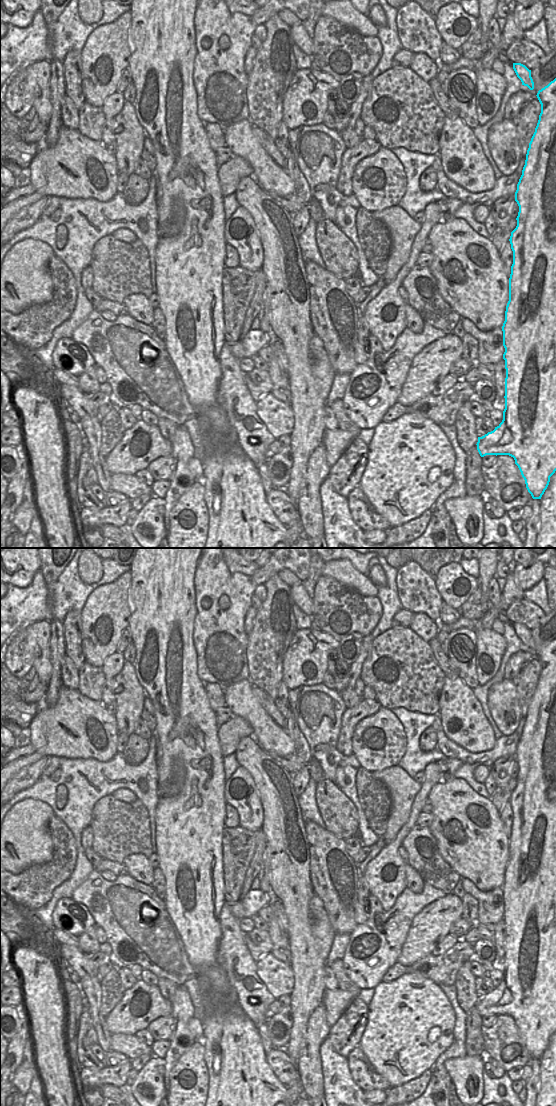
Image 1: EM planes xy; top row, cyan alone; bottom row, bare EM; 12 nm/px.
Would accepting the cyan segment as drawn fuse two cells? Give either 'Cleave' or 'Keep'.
Keep.

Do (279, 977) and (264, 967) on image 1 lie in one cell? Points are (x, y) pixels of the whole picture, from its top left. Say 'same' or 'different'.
same

